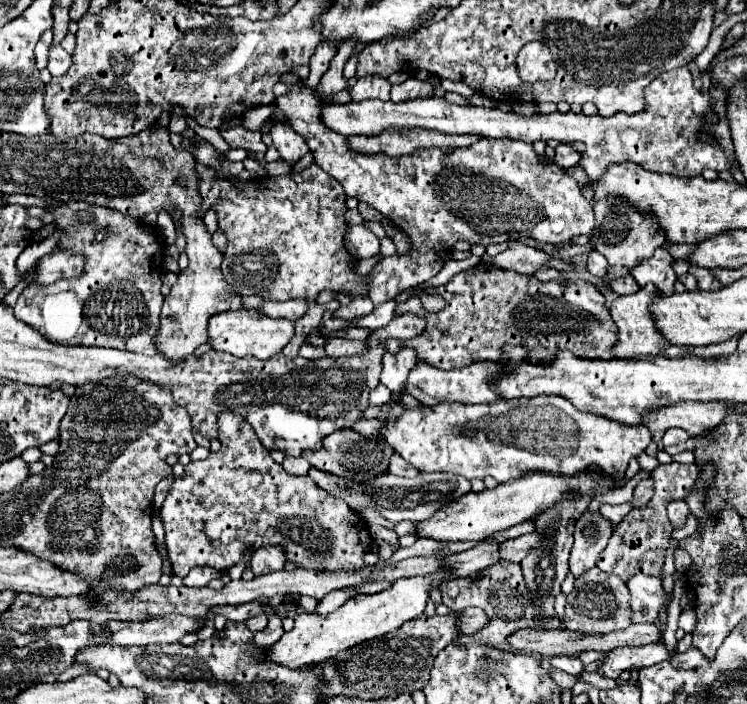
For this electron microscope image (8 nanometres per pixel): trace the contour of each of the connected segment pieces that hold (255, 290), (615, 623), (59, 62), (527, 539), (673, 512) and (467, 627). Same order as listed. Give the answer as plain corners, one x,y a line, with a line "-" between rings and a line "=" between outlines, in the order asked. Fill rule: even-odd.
196,164
196,172
198,172
198,178
200,178
200,194
202,194
202,216
206,214
206,210
210,206
216,208
218,212
218,226
220,230
226,234
228,238
228,248
224,252
224,262
222,262
222,272
226,276
226,282
232,282
232,286
242,294
242,296
262,296
264,300
272,300
272,302
286,302
286,300
308,300
308,302
314,302
318,298
318,294
322,290
334,290
334,292
340,292
340,294
346,294
350,298
354,296
368,296
366,294
366,286
370,284
370,274
362,276
356,272
356,260
350,258
350,252
344,247
344,236
348,229
348,225
345,221
344,212
346,212
346,206
344,206
344,200
346,200
346,194
342,190
342,186
330,178
318,164
312,164
310,168
302,170
300,174
290,174
290,176
270,176
270,178
254,178
254,180
248,180
248,182
240,182
238,178
234,176
224,176
224,174
218,174
214,172
212,168
206,168
202,164
=
592,568
584,576
580,576
576,580
574,592
568,594
566,628
586,634
608,634
614,630
626,630
626,626
632,626
630,592
626,590
626,584
618,576
606,574
598,568
=
52,46
50,48
50,64
48,70
52,76
62,76
70,68
70,54
62,46
=
536,532
518,536
518,538
514,538
514,540
506,540
506,542
502,542
500,556
502,556
504,560
510,560
510,562
520,562
520,560
526,558
528,552
530,552
532,548
536,548
540,542
542,542
542,536
536,534
=
676,500
676,502
668,504
668,518
670,518
670,524
674,530
684,528
688,514
690,514
690,510
688,510
688,504
684,500
=
466,608
460,616
460,632
458,634
474,634
488,626
488,616
482,608

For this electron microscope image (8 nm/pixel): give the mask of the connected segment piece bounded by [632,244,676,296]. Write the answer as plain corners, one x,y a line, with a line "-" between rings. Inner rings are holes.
664,244
662,248
658,248
654,252
652,258
642,260
632,270
632,276
636,278
636,282
640,286
646,286
648,282
652,282
666,296
670,296
674,292
674,282
676,282
676,274
674,274
674,268
672,266
674,266
674,258
668,252
668,244

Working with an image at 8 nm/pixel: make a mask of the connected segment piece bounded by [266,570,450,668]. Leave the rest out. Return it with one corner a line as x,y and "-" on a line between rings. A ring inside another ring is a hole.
450,570
426,574
426,576
414,576
414,578
400,578
388,590
382,590
370,596
358,594
350,598
344,606
340,606
338,610
326,616
300,612
296,616
294,628
290,632
284,632
284,636
268,648
266,658
274,662
282,662
288,668
298,668
304,664
324,662
328,658
334,658
338,652
348,650
350,646
358,646
362,642
380,638
382,634
388,634
400,628
406,620
422,616
426,602
430,600
430,590
438,588
442,582
448,582
448,580
450,580

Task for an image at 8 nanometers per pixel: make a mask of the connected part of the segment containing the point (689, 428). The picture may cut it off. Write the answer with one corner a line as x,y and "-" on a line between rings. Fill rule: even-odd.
680,402
648,414
644,426
650,428
654,442
660,442
662,434
674,426
686,430
690,436
698,436
720,426
726,412
726,402

